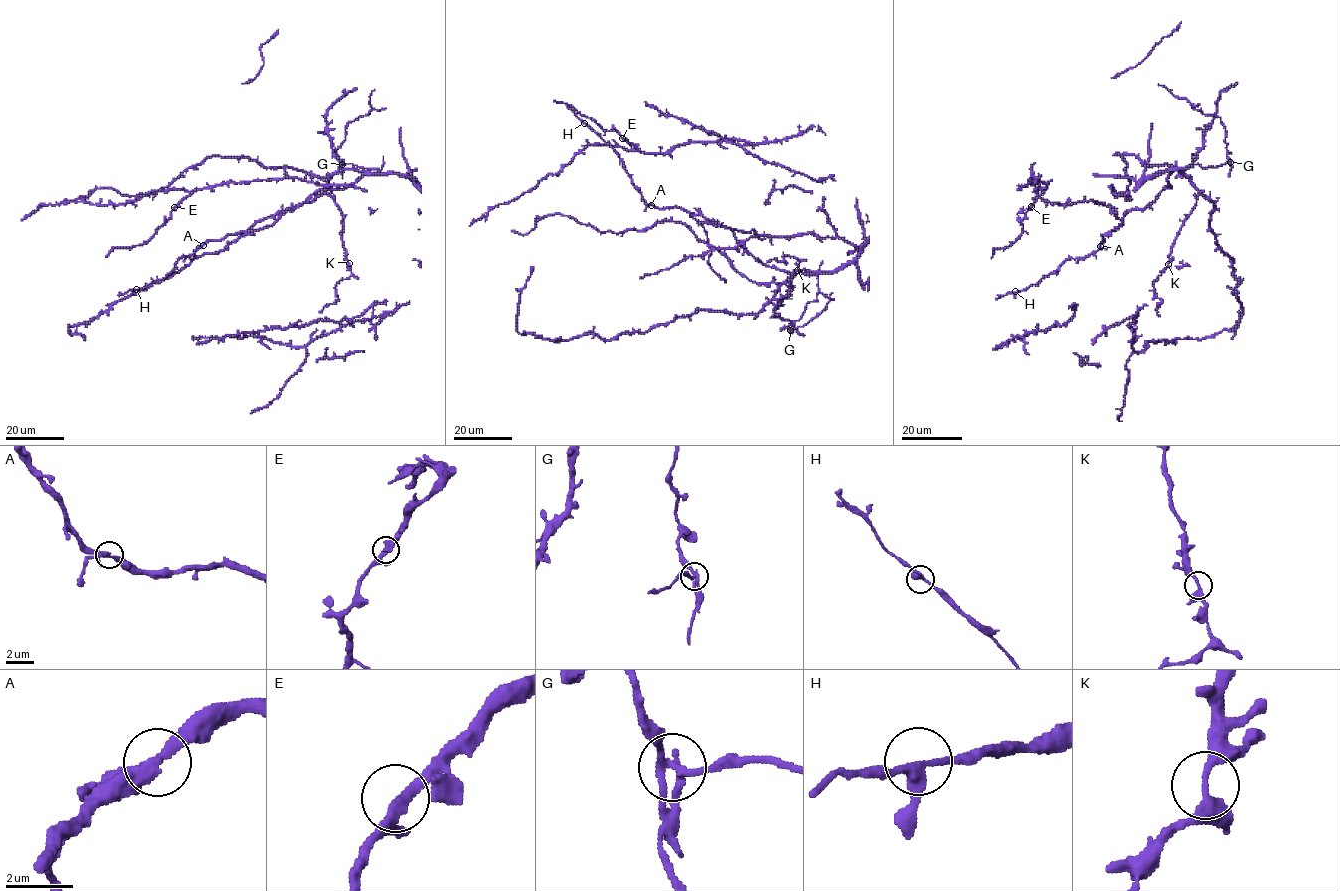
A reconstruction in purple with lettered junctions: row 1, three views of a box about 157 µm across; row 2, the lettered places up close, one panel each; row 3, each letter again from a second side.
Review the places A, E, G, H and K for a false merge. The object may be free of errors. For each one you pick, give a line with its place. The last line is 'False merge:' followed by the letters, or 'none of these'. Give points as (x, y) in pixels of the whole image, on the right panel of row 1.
G: at (1230, 162)
False merge: G

